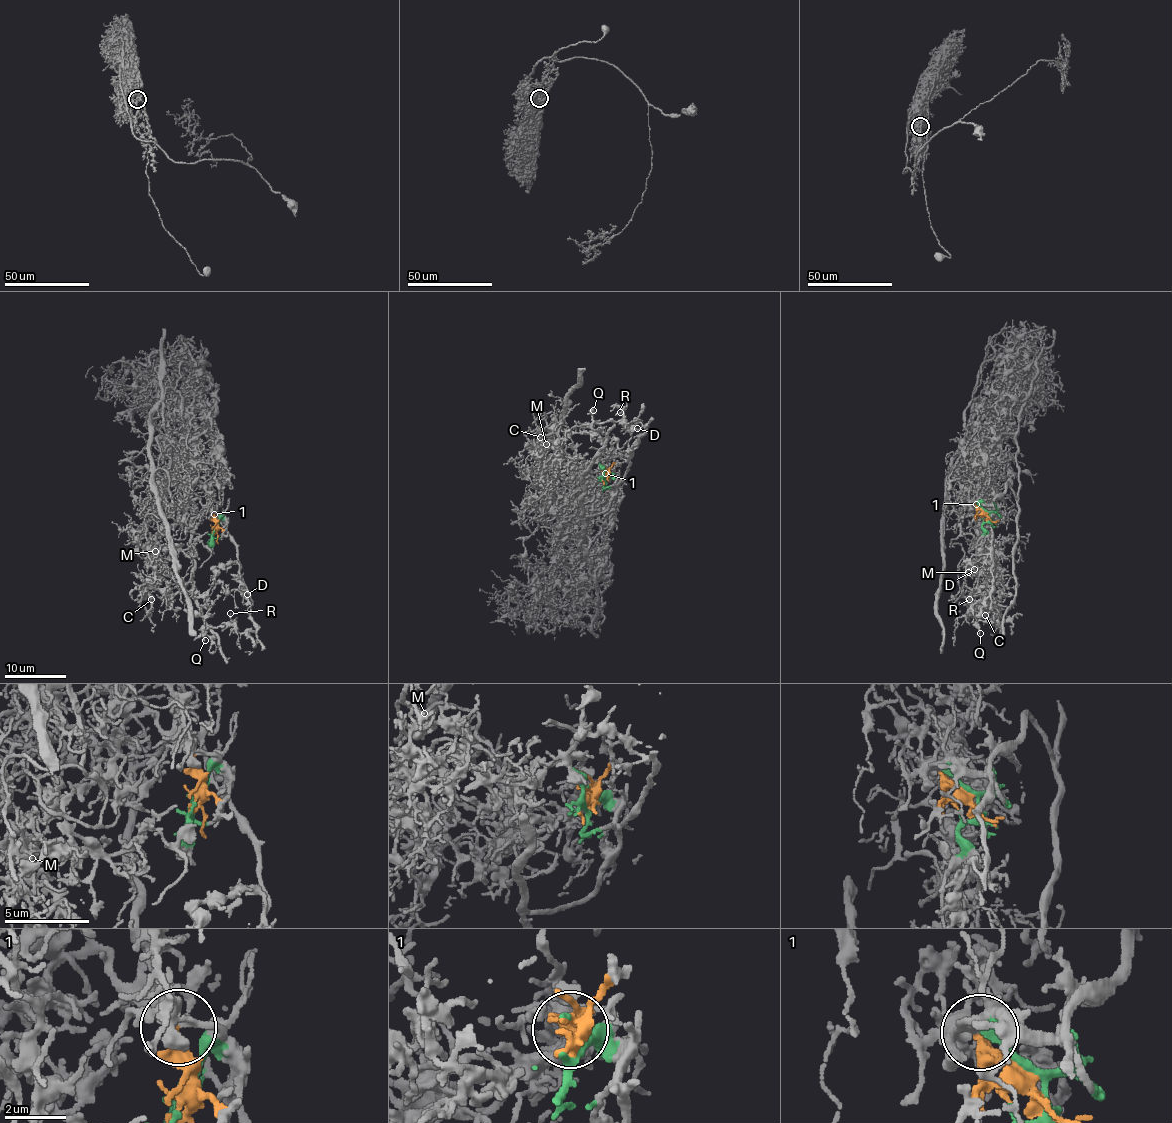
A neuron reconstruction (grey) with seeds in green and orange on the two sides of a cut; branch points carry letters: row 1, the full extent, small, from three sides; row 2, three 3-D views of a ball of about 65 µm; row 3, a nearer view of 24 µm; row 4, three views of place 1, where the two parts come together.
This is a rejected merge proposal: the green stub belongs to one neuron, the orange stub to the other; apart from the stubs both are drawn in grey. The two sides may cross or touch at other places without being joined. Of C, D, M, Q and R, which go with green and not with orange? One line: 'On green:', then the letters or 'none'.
On green: D, Q, R

